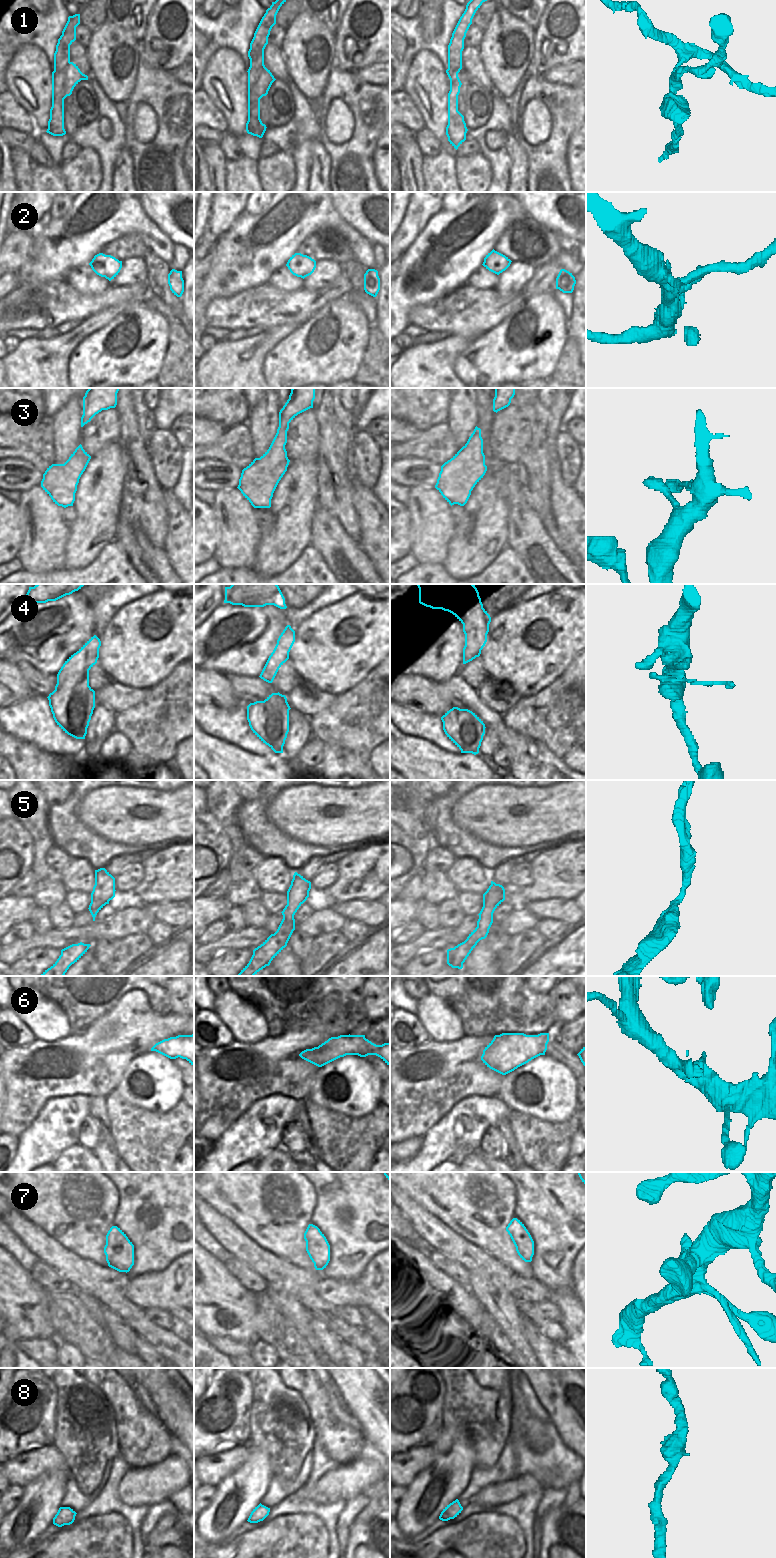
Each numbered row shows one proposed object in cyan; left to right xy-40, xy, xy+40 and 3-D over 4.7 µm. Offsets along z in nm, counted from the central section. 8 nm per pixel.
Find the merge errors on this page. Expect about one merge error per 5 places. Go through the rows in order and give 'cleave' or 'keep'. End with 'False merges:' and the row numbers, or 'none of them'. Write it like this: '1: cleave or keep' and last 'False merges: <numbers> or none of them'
1: cleave
2: keep
3: keep
4: keep
5: keep
6: keep
7: keep
8: keep
False merges: 1

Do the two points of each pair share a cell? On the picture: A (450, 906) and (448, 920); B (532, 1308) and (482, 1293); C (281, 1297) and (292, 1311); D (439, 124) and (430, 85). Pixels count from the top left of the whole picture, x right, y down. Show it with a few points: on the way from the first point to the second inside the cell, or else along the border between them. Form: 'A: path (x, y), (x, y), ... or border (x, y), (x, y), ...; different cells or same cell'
A: path (450, 909), (448, 917); same cell
B: border (518, 1303), (520, 1313), (523, 1316); different cells
C: path (284, 1300), (292, 1308); same cell
D: path (434, 114), (430, 95); same cell

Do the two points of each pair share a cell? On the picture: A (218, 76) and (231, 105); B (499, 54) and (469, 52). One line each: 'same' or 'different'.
A: same
B: different

